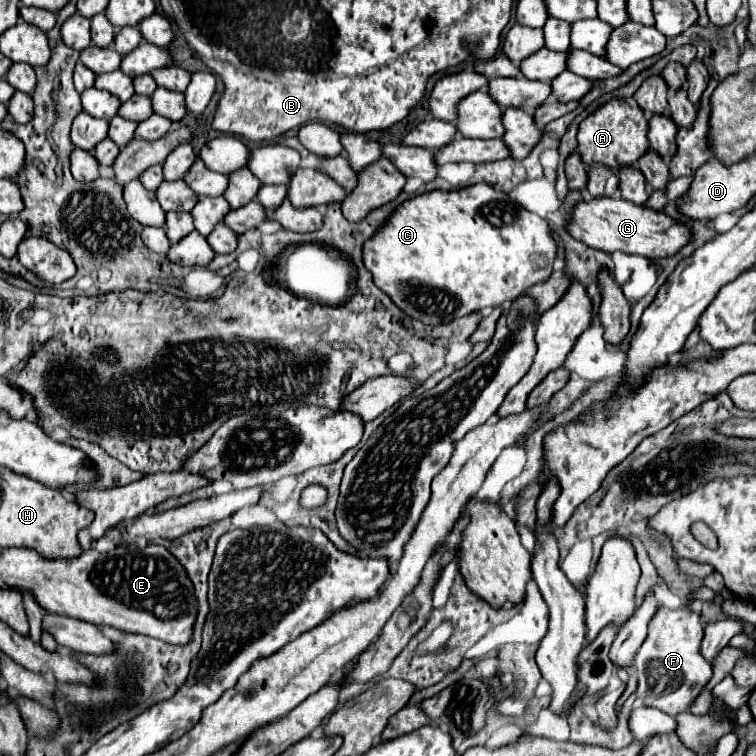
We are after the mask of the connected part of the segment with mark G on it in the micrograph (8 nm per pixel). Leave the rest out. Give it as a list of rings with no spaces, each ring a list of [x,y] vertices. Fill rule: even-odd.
[[[593,198],[589,202],[579,202],[573,210],[573,220],[569,222],[569,234],[595,250],[619,250],[625,254],[641,254],[647,258],[673,256],[691,242],[691,230],[685,222],[671,218],[665,212],[613,198]]]

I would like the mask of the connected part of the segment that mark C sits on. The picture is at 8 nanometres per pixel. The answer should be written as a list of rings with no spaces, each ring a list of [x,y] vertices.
[[[475,184],[475,186],[469,186],[469,188],[461,188],[461,190],[451,190],[451,192],[441,192],[441,190],[433,190],[433,192],[427,192],[427,194],[421,194],[421,196],[415,196],[407,202],[403,202],[399,206],[399,210],[385,222],[385,226],[371,238],[365,242],[363,246],[363,262],[365,262],[365,268],[373,274],[373,282],[375,286],[379,286],[385,294],[391,296],[391,300],[409,316],[409,318],[415,318],[415,320],[421,320],[425,324],[445,324],[445,322],[451,322],[459,316],[465,316],[465,314],[471,314],[471,312],[477,312],[481,308],[487,308],[487,306],[501,306],[503,302],[507,300],[515,300],[519,298],[523,292],[527,292],[531,286],[539,284],[539,282],[545,282],[549,276],[551,276],[551,268],[553,268],[553,262],[555,262],[555,256],[557,256],[557,242],[555,238],[551,236],[551,228],[549,228],[549,222],[543,220],[541,216],[525,210],[523,206],[519,206],[517,202],[513,202],[509,198],[509,194],[505,192],[497,192],[491,184]]]

